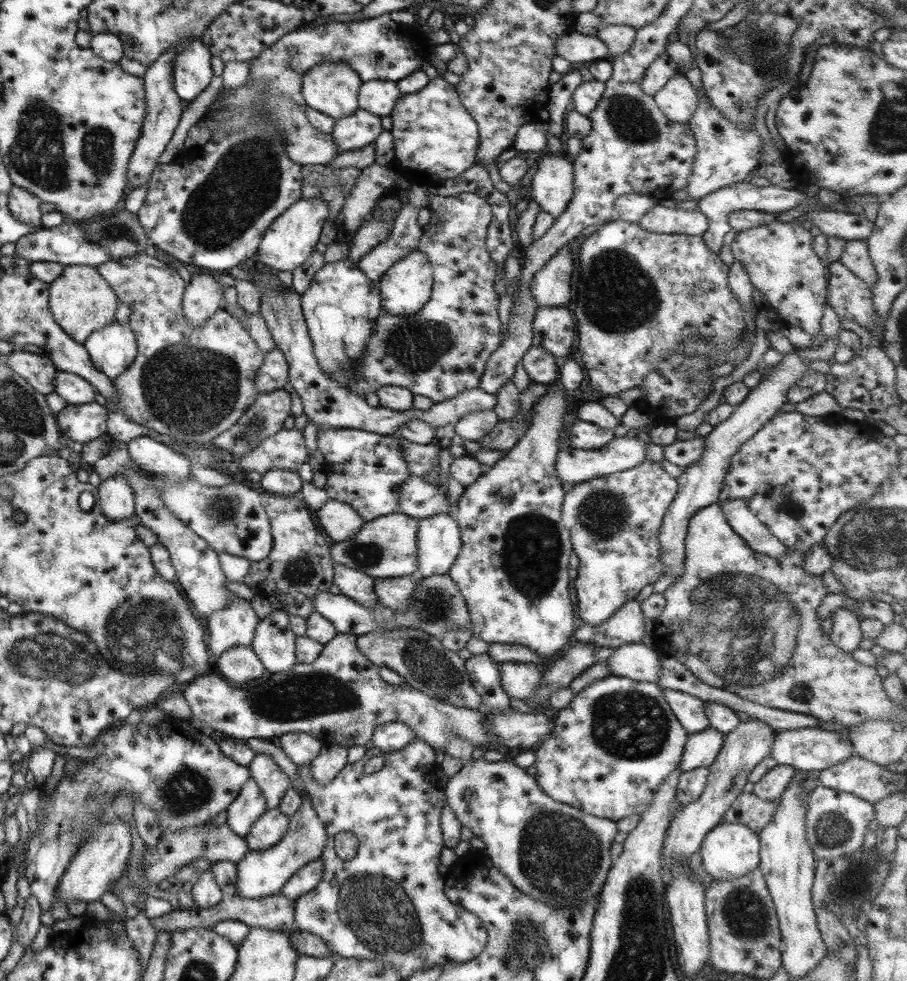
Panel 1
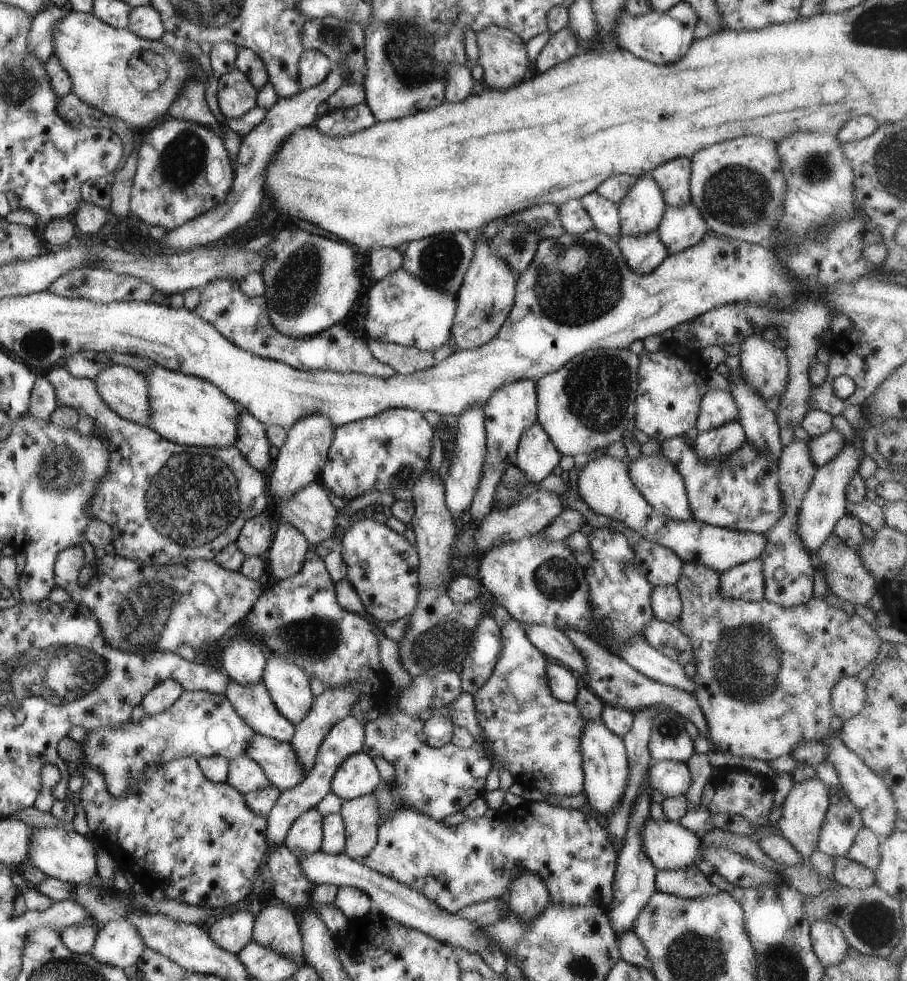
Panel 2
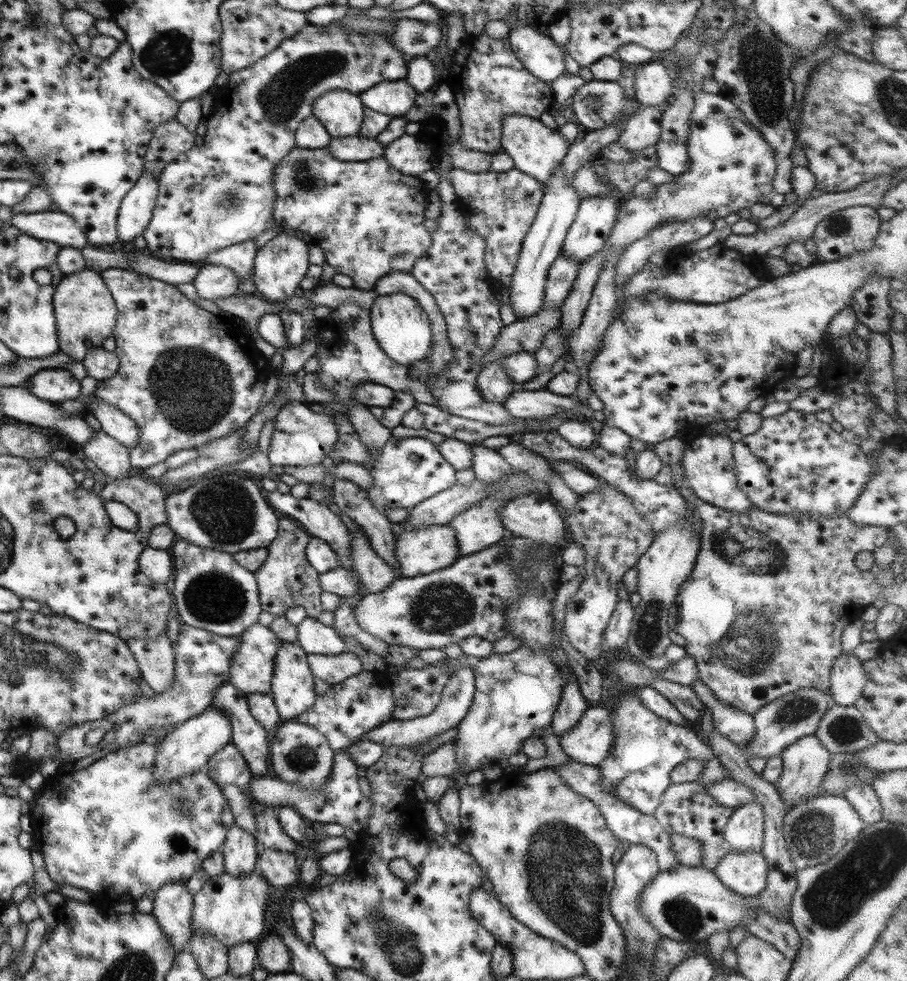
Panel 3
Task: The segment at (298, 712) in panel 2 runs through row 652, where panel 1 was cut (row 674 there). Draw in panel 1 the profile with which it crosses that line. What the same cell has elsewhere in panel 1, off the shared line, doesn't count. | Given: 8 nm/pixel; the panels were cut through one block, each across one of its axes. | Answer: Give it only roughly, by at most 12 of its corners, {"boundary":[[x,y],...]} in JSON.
{"boundary":[[289,616],[259,620],[250,647],[266,676],[296,664]]}

